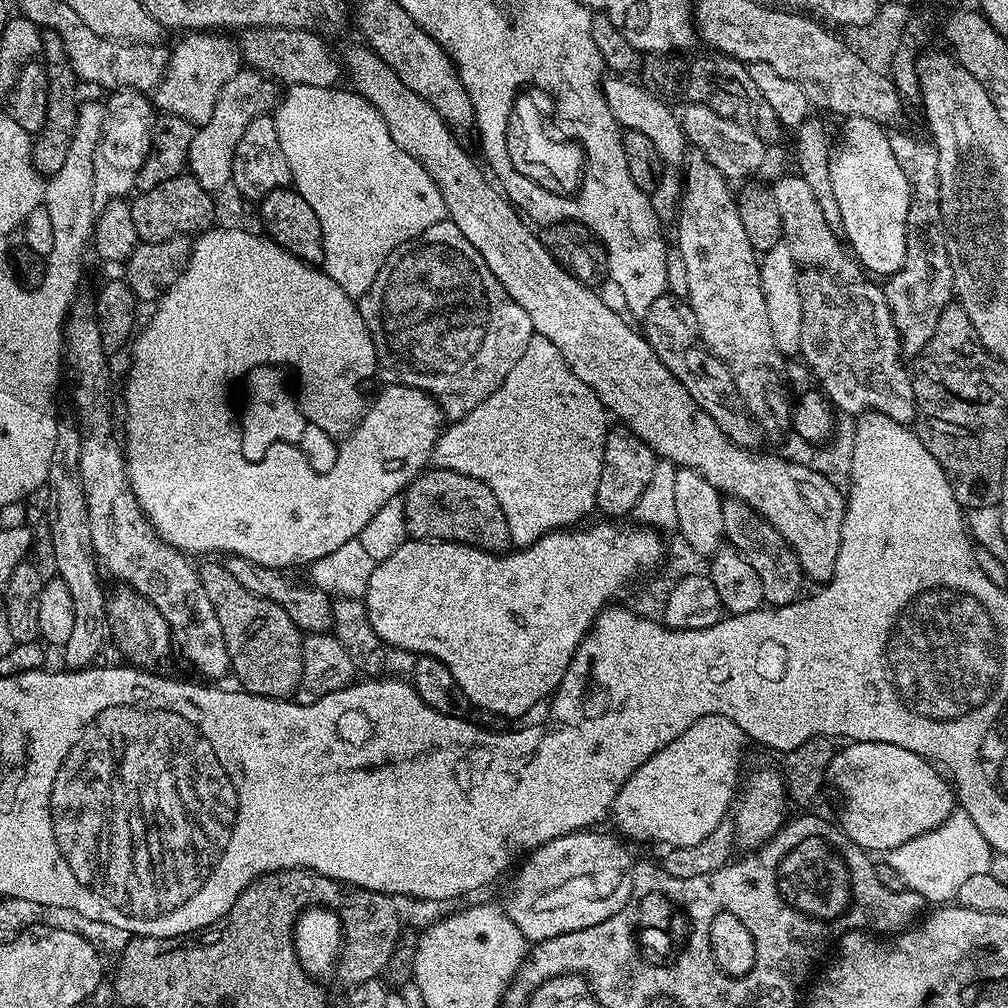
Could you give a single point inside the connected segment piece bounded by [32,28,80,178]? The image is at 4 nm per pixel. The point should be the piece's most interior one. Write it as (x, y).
(49, 146)

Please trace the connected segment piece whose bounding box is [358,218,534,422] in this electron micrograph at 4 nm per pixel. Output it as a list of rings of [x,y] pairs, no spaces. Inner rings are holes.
[[[447,218],[422,230],[422,234],[406,241],[402,247],[394,249],[384,259],[384,265],[378,270],[370,290],[366,290],[366,294],[359,297],[358,307],[370,330],[370,338],[374,342],[379,367],[381,369],[389,368],[396,375],[393,377],[399,383],[422,390],[432,397],[440,407],[441,413],[452,422],[470,414],[470,410],[474,410],[474,406],[486,402],[486,398],[490,398],[490,394],[494,394],[494,390],[498,390],[498,386],[502,386],[506,374],[510,374],[510,370],[514,370],[514,362],[518,362],[518,358],[522,358],[522,350],[526,350],[526,342],[530,342],[530,338],[534,334],[530,314],[526,314],[526,310],[522,310],[522,306],[518,306],[518,302],[514,302],[514,298],[510,298],[510,294],[506,294],[502,282],[498,282],[498,278],[494,278],[490,266],[486,266],[482,254],[478,254],[478,250],[474,250],[474,246],[470,246],[466,234],[462,234],[462,230],[458,230],[458,226],[454,226]]]

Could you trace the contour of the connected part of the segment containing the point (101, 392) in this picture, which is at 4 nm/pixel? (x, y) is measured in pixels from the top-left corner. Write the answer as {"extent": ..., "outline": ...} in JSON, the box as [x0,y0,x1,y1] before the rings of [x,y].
{"extent":[64,298,232,682],"outline":[[[84,298],[77,299],[76,303],[72,305],[72,311],[68,313],[68,319],[64,321],[64,351],[66,353],[66,368],[72,371],[72,380],[76,385],[72,388],[72,400],[76,403],[76,413],[74,419],[76,425],[80,428],[80,437],[82,437],[82,454],[80,455],[80,477],[82,478],[82,490],[86,494],[86,506],[88,507],[88,521],[90,522],[90,534],[92,535],[92,550],[96,558],[106,567],[112,576],[117,576],[120,580],[125,580],[127,587],[136,595],[144,597],[145,600],[151,602],[154,607],[166,618],[168,623],[168,631],[172,634],[175,647],[180,648],[180,652],[201,672],[203,679],[208,682],[220,682],[220,679],[225,675],[229,675],[232,663],[230,662],[230,654],[226,650],[226,642],[222,638],[222,626],[218,622],[218,614],[214,614],[214,606],[210,606],[210,598],[206,598],[206,590],[200,581],[200,573],[194,567],[192,569],[193,561],[189,559],[185,553],[180,552],[176,548],[170,547],[164,542],[159,534],[152,529],[152,523],[144,516],[144,512],[140,509],[140,504],[136,501],[136,495],[132,493],[132,487],[128,481],[128,468],[124,462],[124,450],[119,439],[112,437],[112,392],[108,389],[108,360],[110,360],[109,353],[105,352],[102,346],[102,338],[98,334],[98,322],[96,321],[96,309],[91,303],[88,304]]]}

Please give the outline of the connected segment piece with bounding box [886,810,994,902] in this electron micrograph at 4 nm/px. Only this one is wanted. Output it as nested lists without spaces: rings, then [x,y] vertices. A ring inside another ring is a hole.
[[[956,810],[934,830],[887,853],[886,860],[901,875],[907,891],[922,894],[925,902],[948,902],[955,897],[958,886],[962,886],[966,878],[987,872],[993,855],[993,848],[974,822],[965,812]]]

